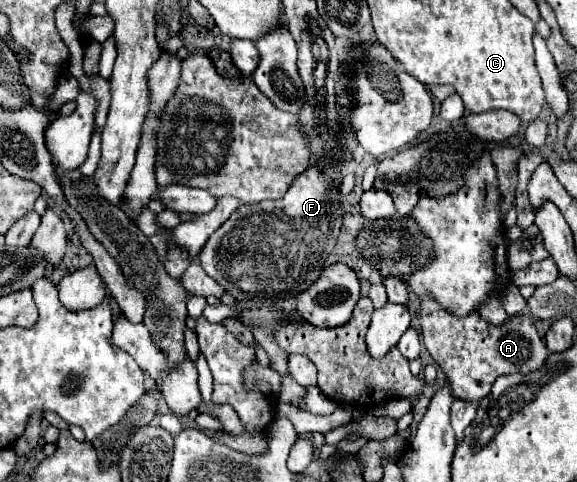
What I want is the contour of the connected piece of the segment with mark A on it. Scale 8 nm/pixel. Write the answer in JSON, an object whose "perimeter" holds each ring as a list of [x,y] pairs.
{"perimeter":[[[428,293],[420,297],[420,327],[428,353],[442,367],[452,393],[464,401],[478,401],[486,397],[494,381],[502,375],[528,375],[530,371],[536,371],[542,367],[548,353],[532,317],[516,315],[510,323],[494,327],[486,323],[476,311],[470,311],[464,317],[456,317],[440,303],[436,303],[436,299],[432,299]]]}

